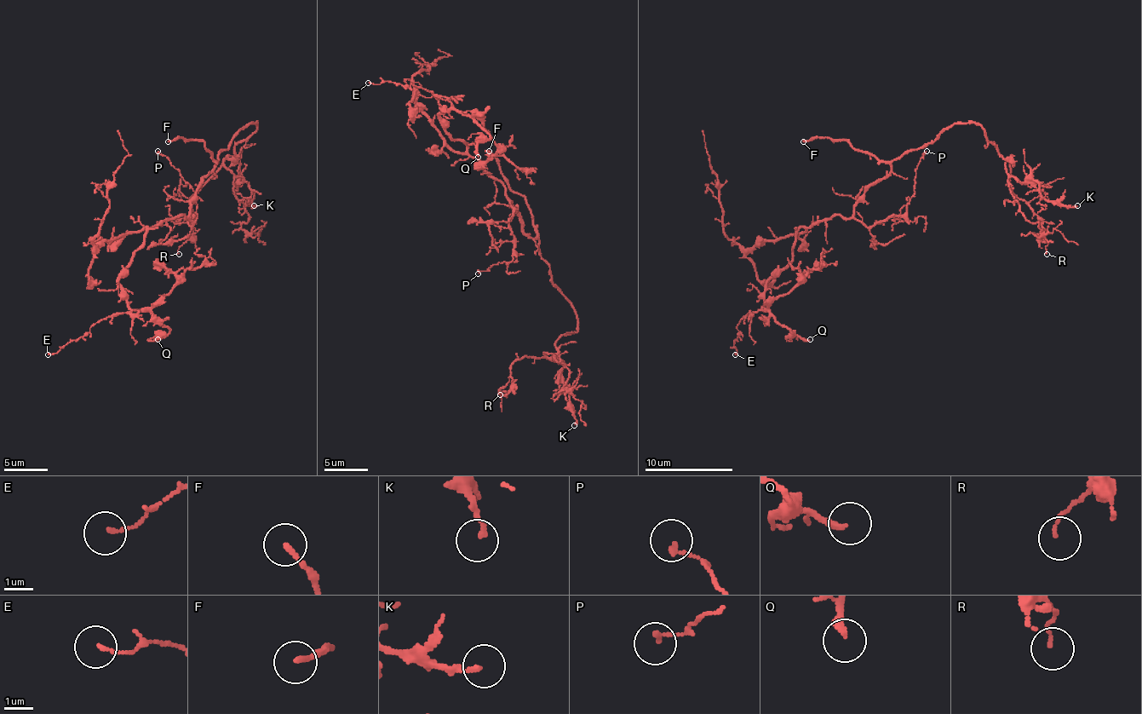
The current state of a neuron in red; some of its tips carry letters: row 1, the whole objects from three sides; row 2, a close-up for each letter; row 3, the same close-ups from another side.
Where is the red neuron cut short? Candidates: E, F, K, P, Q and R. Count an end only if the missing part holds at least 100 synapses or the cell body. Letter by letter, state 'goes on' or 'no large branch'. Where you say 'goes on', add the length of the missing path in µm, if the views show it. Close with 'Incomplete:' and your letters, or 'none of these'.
E: no large branch
F: goes on; about 25 µm are missing
K: no large branch
P: no large branch
Q: no large branch
R: no large branch
Incomplete: F

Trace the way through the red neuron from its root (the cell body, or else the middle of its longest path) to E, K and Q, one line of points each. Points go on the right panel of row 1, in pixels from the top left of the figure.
E: (874, 183), (847, 219), (834, 214), (797, 232), (792, 258), (766, 282), (764, 304), (737, 324), (735, 354)
K: (874, 183), (895, 159), (952, 124), (977, 122), (1009, 159), (1009, 175), (1034, 179), (1051, 201), (1077, 205)
Q: (874, 183), (847, 219), (834, 214), (801, 227), (792, 258), (766, 282), (761, 308), (792, 333), (810, 339)

